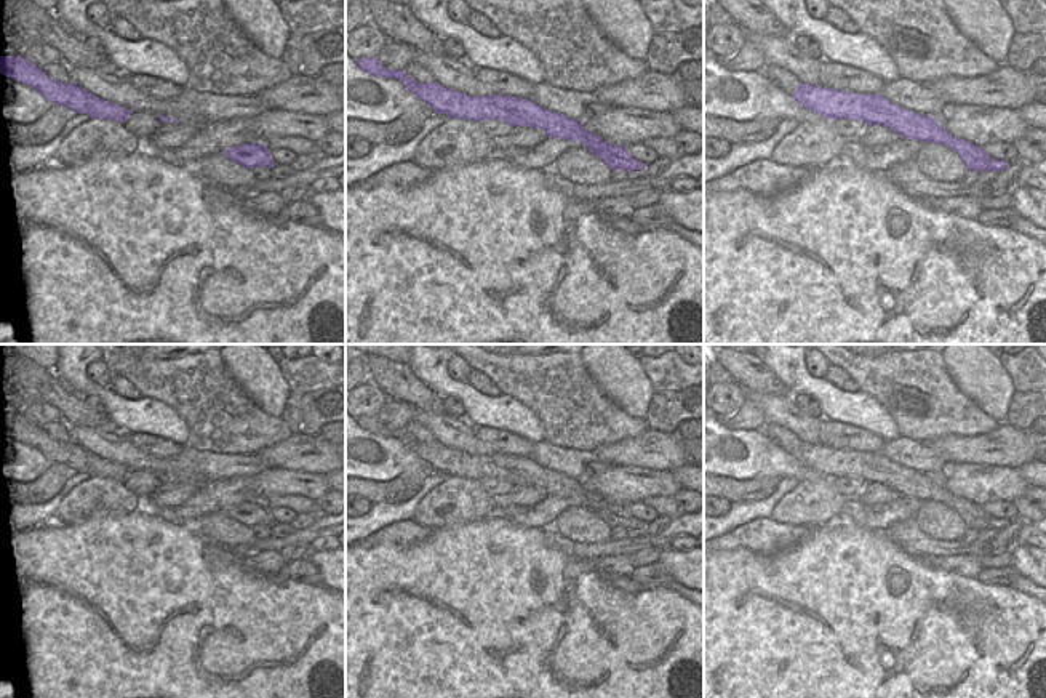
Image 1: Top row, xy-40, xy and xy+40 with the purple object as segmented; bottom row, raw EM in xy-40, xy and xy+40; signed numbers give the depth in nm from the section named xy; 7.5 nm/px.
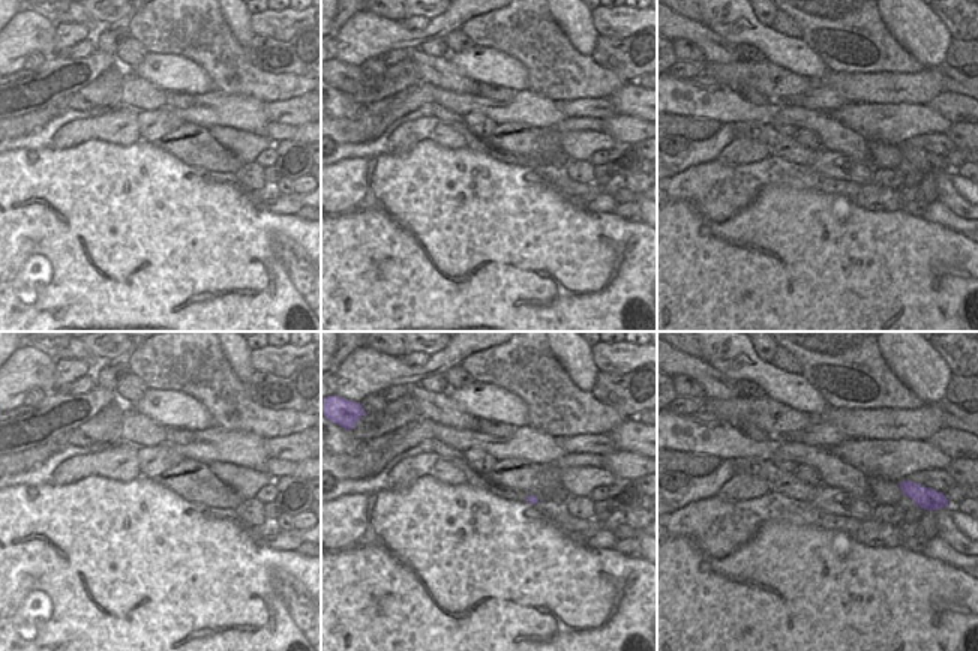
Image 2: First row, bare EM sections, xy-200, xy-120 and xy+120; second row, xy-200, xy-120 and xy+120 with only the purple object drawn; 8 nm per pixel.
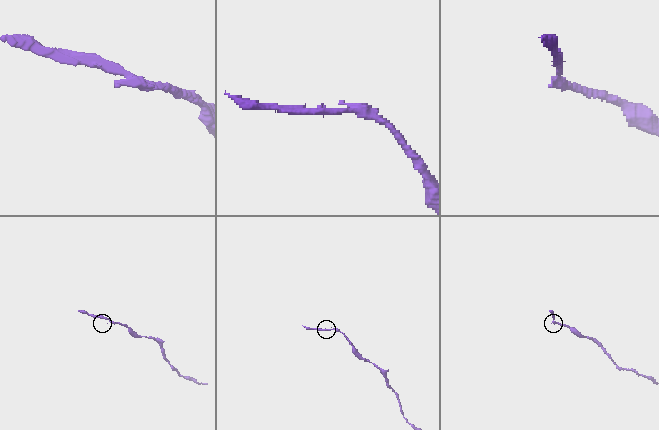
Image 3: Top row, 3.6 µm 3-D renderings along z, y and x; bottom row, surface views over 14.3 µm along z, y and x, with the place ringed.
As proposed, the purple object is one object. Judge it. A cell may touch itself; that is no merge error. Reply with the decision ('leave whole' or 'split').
split

